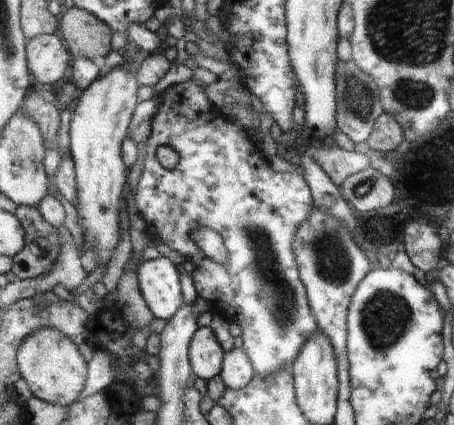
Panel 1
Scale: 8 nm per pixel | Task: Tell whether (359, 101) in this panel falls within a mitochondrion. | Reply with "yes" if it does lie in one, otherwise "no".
yes

